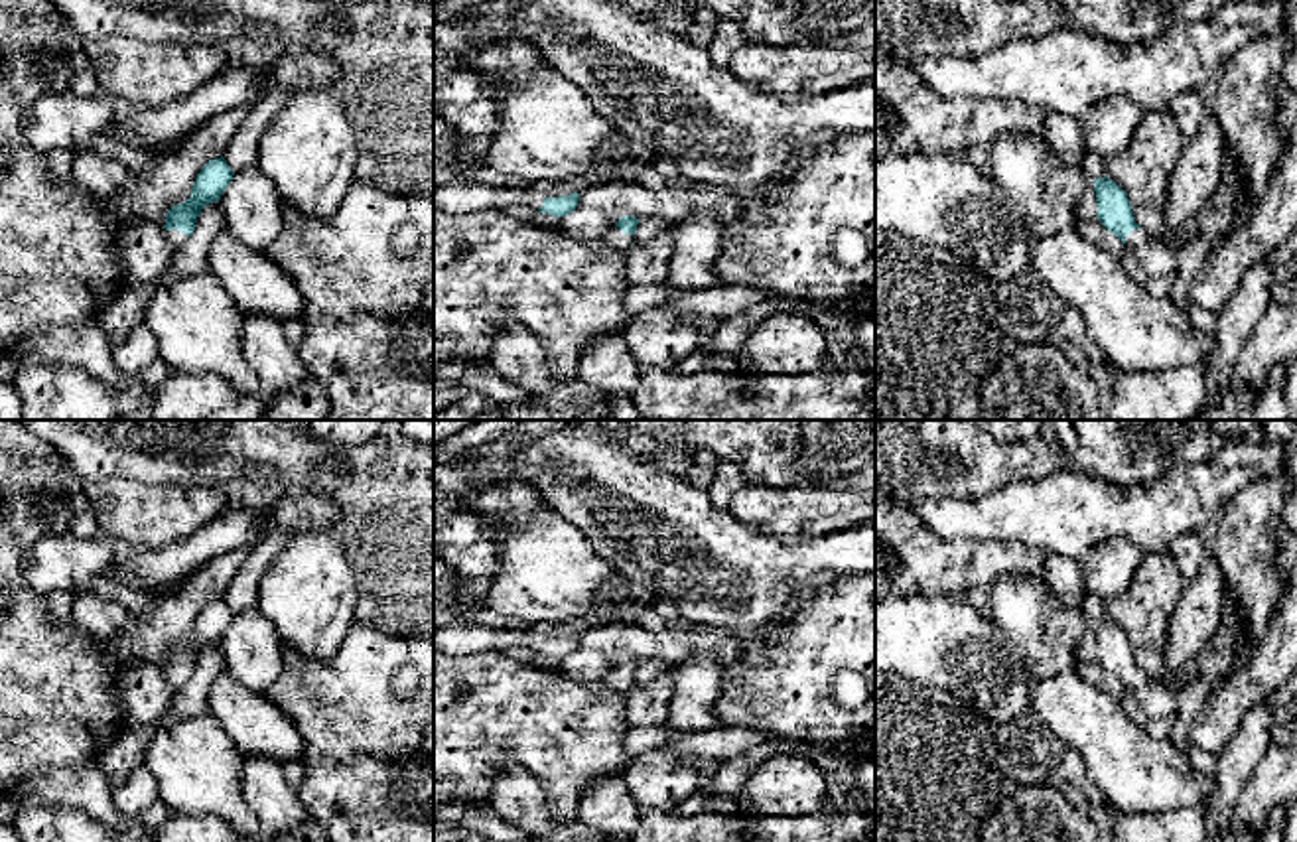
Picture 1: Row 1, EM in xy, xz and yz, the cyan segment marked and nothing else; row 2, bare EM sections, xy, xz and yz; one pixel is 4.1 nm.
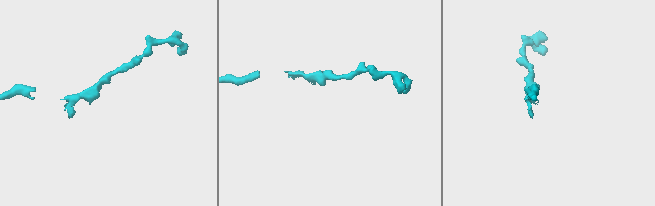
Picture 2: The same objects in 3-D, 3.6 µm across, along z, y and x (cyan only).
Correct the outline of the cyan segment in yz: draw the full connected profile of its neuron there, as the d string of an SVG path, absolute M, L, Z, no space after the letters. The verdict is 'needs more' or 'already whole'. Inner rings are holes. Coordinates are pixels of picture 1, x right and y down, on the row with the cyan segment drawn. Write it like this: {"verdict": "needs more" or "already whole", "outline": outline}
{"verdict": "needs more", "outline": "M1110 177L1092 181L1096 191L1096 217L1122 245L1129 245L1147 276L1165 276L1177 270L1175 246L1153 243L1135 223L1127 193Z"}

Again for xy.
{"verdict": "needs more", "outline": "M223 156L209 160L197 174L189 199L173 205L166 213L164 229L171 256L177 254L193 235L201 209L221 199L233 175L235 174Z"}

